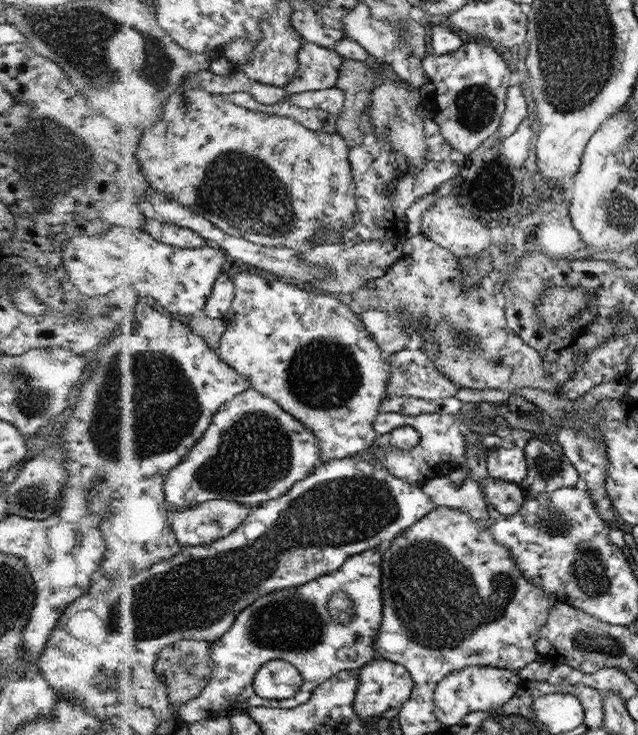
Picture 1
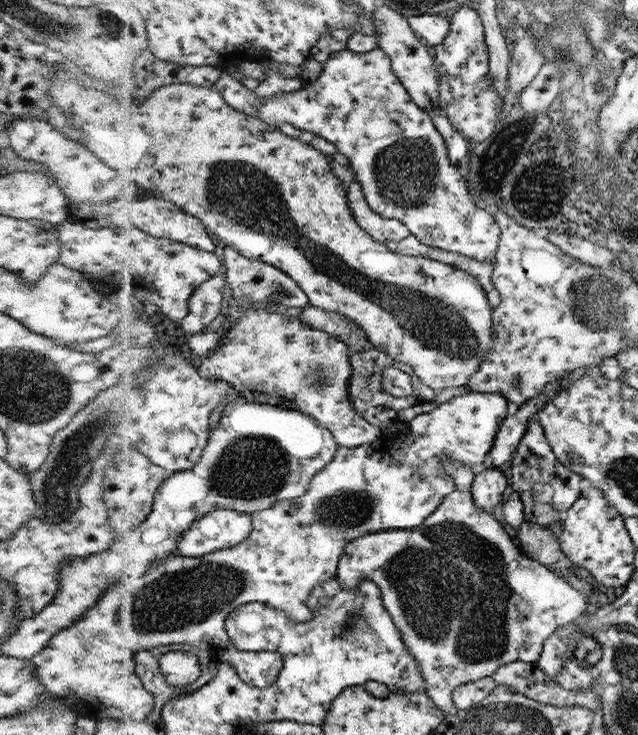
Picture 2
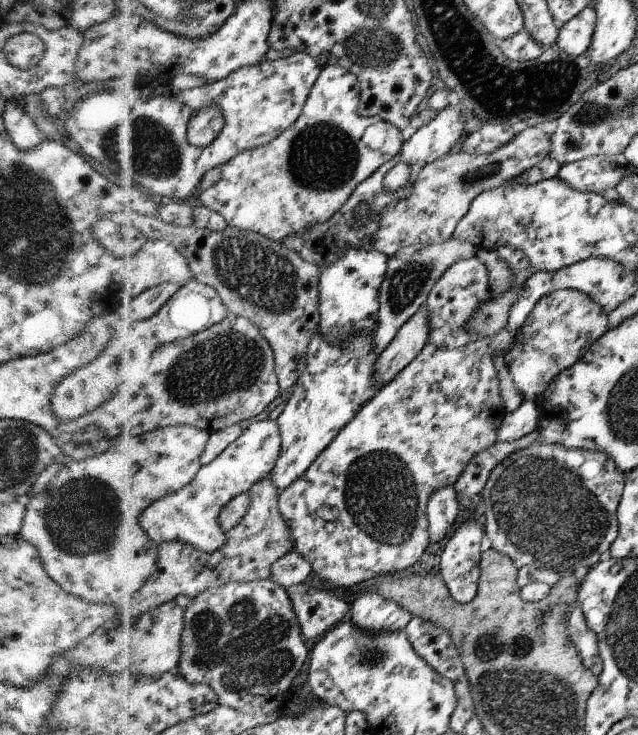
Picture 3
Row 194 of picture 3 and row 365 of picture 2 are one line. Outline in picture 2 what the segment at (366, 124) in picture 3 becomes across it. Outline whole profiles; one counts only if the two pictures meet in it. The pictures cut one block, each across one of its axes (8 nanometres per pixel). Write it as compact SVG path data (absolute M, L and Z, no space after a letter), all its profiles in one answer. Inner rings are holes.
M247 308L245 312L239 317L239 321L232 324L228 330L227 337L221 339L219 344L214 348L214 350L206 357L203 358L202 362L199 363L200 375L209 378L209 376L214 376L223 380L226 385L233 386L234 392L263 392L263 394L271 394L275 400L275 404L279 404L280 407L284 407L288 410L303 412L304 414L310 415L316 418L325 428L328 428L333 432L333 436L339 446L344 446L347 448L357 448L363 446L364 444L369 444L376 442L377 439L381 437L380 429L375 428L369 424L369 421L359 415L355 411L355 406L352 405L352 400L350 399L350 392L348 386L350 385L350 376L353 374L353 367L350 361L350 346L341 342L339 338L329 334L328 332L323 332L321 330L315 330L298 318L298 316L283 316L281 314L276 314L273 312L267 312L264 308Z

